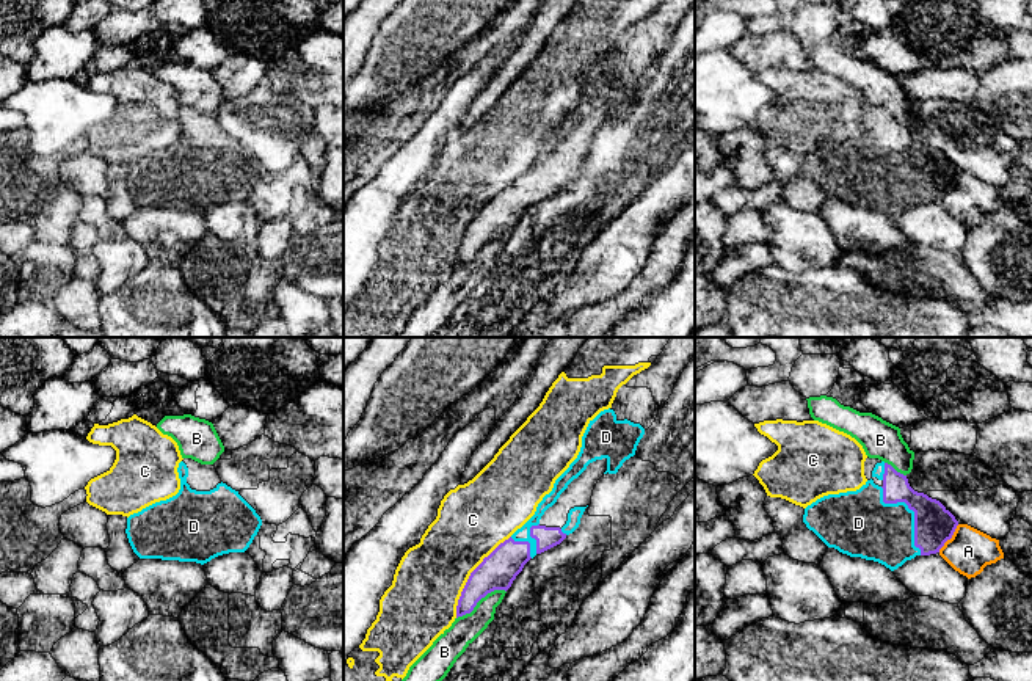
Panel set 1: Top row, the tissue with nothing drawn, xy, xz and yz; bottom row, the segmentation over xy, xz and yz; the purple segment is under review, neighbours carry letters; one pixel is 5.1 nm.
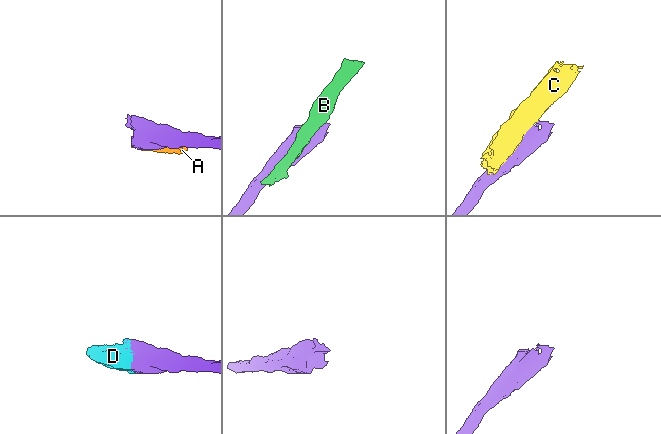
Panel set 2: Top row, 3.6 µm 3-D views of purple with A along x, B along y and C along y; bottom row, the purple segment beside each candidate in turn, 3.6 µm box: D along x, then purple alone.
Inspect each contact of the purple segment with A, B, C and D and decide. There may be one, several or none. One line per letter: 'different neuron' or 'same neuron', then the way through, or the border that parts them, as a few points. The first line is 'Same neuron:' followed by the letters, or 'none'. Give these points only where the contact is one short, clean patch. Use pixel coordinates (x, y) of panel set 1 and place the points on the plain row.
Same neuron: D
A: different neuron
B: different neuron
C: different neuron
D: same neuron

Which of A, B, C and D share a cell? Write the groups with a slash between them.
A / B / C / D

